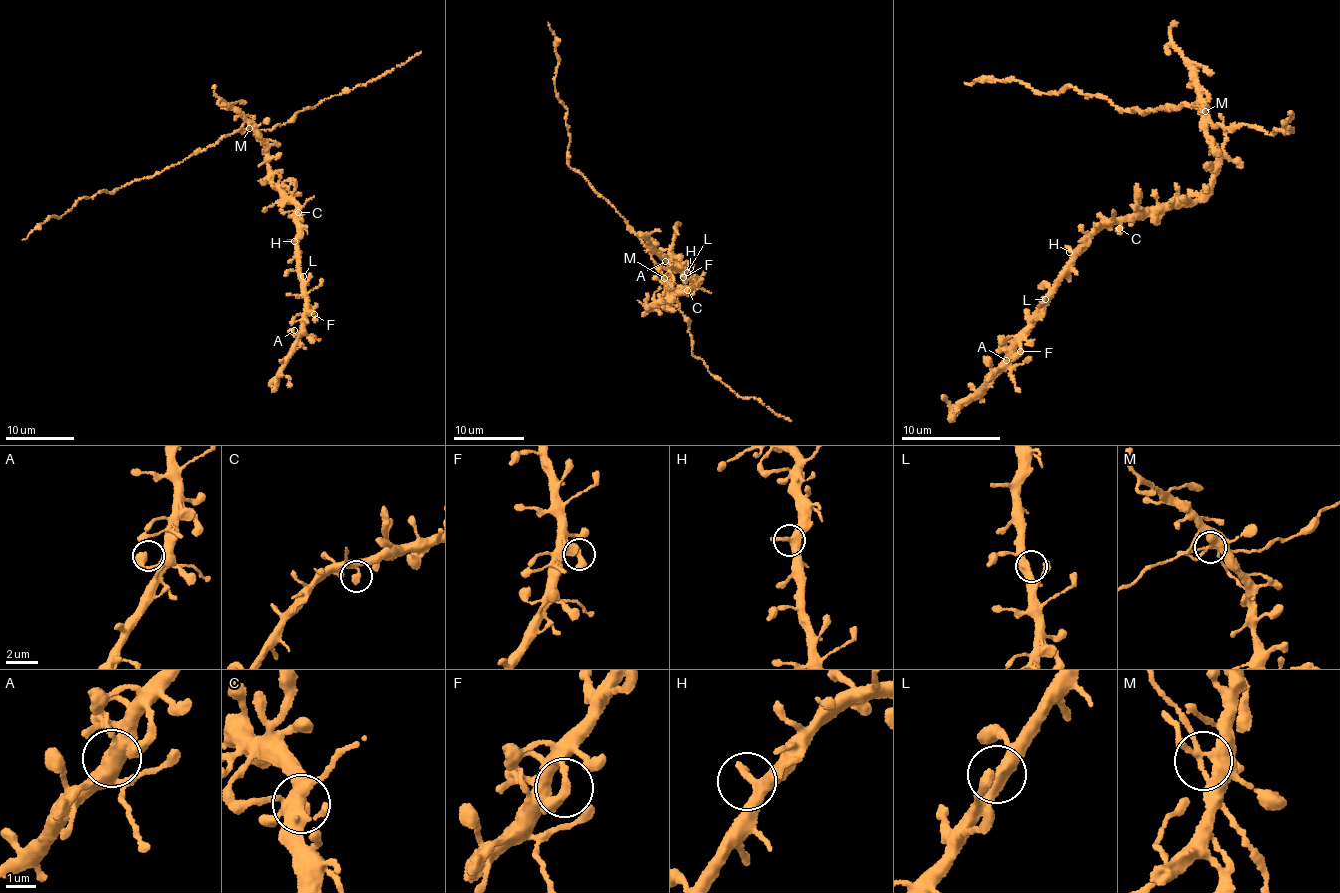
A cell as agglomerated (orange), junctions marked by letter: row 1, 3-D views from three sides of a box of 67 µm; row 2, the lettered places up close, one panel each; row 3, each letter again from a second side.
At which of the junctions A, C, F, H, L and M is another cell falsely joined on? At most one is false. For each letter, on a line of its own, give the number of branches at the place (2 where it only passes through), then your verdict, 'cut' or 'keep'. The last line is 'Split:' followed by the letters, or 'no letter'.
A: branches 1; keep
C: branches 2; keep
F: branches 1; keep
H: branches 2; keep
L: branches 3; keep
M: branches 2; keep
Split: no letter

